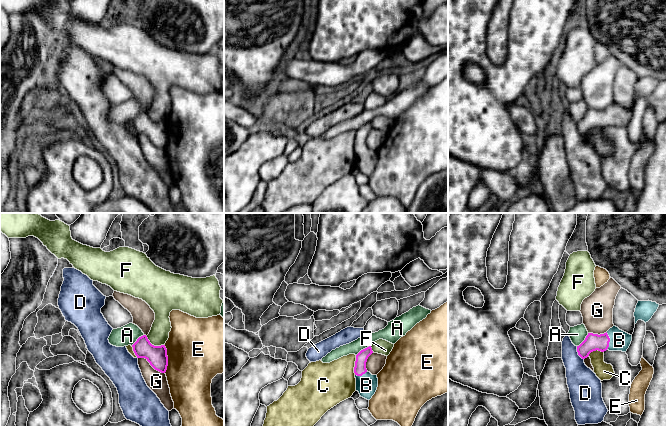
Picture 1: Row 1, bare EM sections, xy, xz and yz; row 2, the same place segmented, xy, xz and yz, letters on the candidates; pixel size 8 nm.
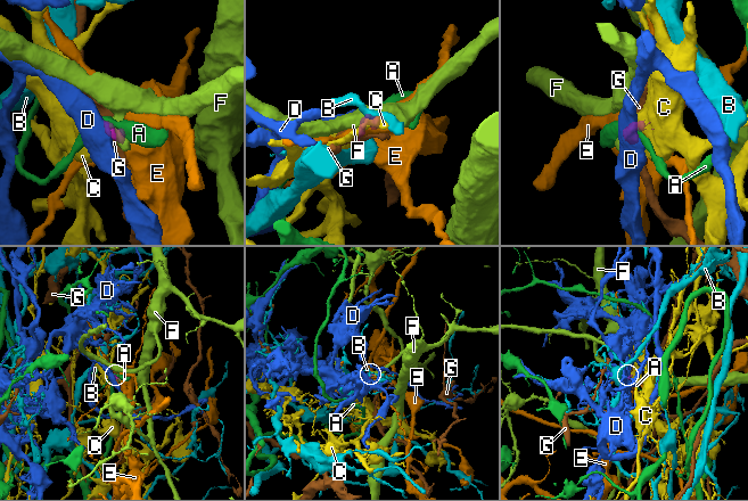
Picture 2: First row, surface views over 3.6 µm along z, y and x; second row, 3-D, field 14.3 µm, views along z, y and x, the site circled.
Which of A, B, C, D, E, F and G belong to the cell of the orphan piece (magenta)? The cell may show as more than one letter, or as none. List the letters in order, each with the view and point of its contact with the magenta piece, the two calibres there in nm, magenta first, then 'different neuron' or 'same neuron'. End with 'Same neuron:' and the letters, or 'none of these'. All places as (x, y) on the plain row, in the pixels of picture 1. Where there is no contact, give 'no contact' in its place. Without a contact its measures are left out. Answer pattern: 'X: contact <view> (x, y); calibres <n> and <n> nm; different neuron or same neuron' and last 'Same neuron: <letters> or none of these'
A: contact xz (363, 125); calibres 100 and 120 nm; different neuron
B: contact yz (609, 117); calibres 140 and 160 nm; same neuron
C: contact xz (355, 141); calibres 100 and 340 nm; different neuron
D: contact yz (578, 129); calibres 140 and 240 nm; different neuron
E: contact xy (167, 134); calibres 160 and 480 nm; different neuron
F: contact xy (153, 121); calibres 160 and 160 nm; different neuron
G: contact xy (151, 141); calibres 160 and 160 nm; different neuron
Same neuron: B

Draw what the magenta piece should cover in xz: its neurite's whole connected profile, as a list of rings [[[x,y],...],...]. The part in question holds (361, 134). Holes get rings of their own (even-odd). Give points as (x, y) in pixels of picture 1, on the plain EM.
[[[371,122],[361,126],[356,131],[354,149],[356,154],[356,167],[360,172],[370,176],[378,163],[377,151],[372,151],[366,145],[368,133],[373,129]]]

